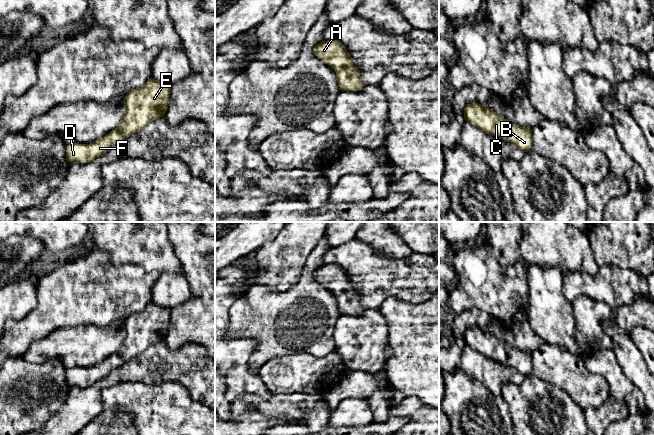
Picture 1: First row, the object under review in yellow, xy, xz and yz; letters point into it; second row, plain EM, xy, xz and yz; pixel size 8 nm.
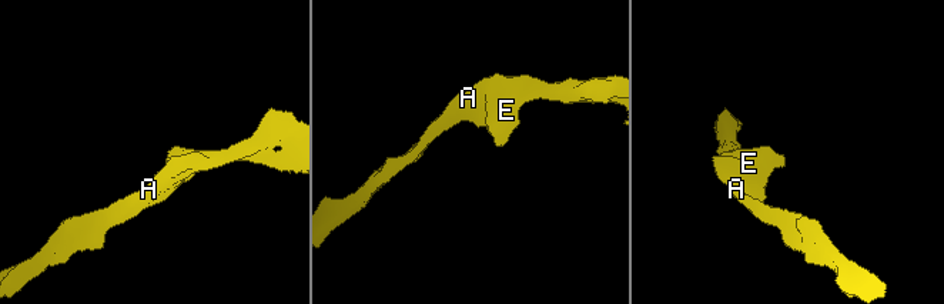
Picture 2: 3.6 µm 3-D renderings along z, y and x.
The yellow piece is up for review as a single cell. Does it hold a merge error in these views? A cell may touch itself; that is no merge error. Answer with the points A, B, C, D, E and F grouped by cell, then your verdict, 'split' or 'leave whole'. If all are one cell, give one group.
A B C D E F | leave whole

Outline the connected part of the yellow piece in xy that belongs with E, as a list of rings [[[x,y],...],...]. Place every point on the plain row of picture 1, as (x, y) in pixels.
[[[150,302],[141,311],[124,321],[126,338],[119,350],[90,368],[69,368],[66,382],[69,387],[87,388],[105,378],[117,367],[140,355],[151,345],[164,340],[170,324],[171,309]]]

